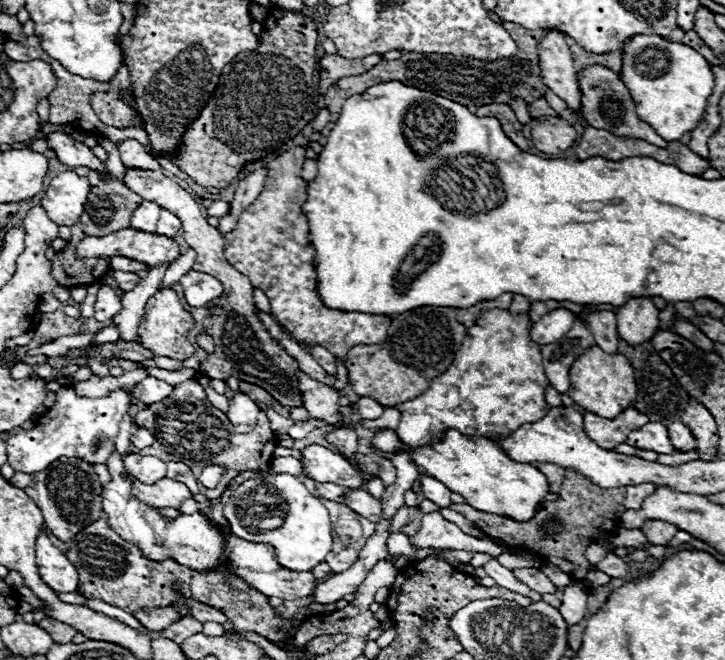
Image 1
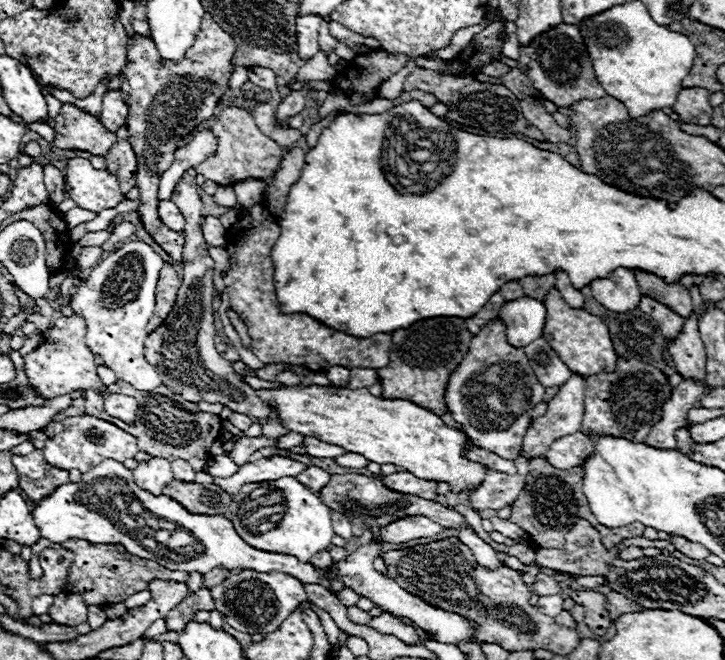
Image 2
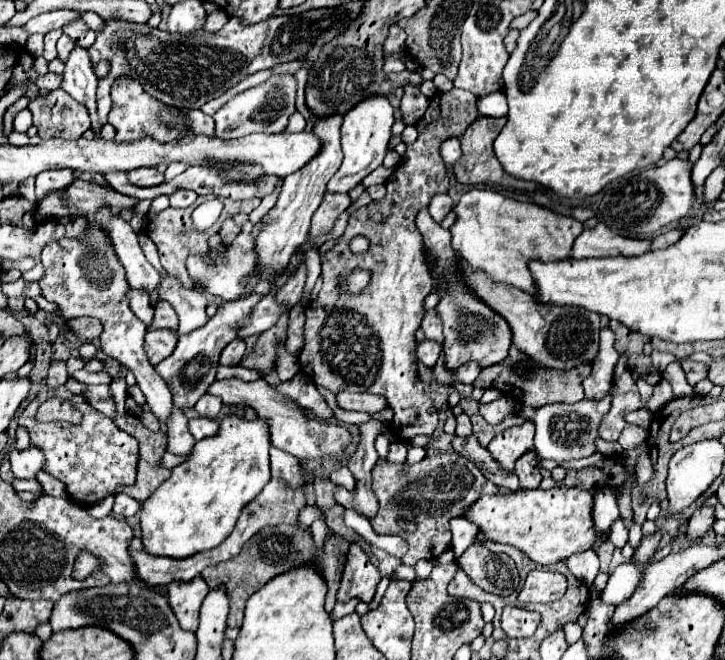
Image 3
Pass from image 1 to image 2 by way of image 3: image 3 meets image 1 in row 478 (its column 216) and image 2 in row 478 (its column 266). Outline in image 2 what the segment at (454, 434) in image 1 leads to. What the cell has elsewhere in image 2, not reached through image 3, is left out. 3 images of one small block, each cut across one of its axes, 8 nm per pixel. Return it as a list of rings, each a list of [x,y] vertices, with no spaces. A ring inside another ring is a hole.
[[[280,386],[272,390],[256,390],[258,398],[268,402],[272,408],[278,412],[278,422],[286,426],[292,432],[298,432],[302,436],[312,436],[330,444],[338,444],[346,448],[348,452],[360,454],[368,458],[370,462],[378,464],[396,464],[408,472],[412,472],[418,478],[426,480],[436,480],[436,482],[448,482],[452,486],[452,492],[462,492],[462,490],[474,490],[474,486],[480,486],[486,470],[478,466],[478,462],[468,462],[462,456],[462,444],[466,442],[464,434],[444,426],[444,422],[430,410],[408,402],[400,398],[378,398],[368,392],[368,388],[332,388],[332,386]]]

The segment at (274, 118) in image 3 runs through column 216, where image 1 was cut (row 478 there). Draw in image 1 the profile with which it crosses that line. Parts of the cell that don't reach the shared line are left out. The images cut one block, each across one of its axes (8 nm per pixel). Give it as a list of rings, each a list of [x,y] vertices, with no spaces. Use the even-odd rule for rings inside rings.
[[[113,452],[108,460],[108,470],[112,480],[102,486],[102,510],[108,516],[110,528],[126,542],[134,542],[140,552],[150,558],[150,560],[176,560],[178,564],[196,570],[196,572],[206,572],[214,570],[216,566],[230,562],[230,572],[238,578],[242,578],[248,586],[258,588],[266,596],[278,596],[282,600],[298,600],[310,594],[310,590],[316,586],[316,578],[312,572],[298,574],[294,570],[286,570],[284,566],[278,564],[274,548],[270,544],[256,544],[238,538],[236,534],[228,532],[222,534],[218,526],[214,526],[202,512],[196,514],[178,514],[176,520],[164,520],[160,512],[136,500],[130,496],[130,486],[134,476],[124,468],[120,456]]]

